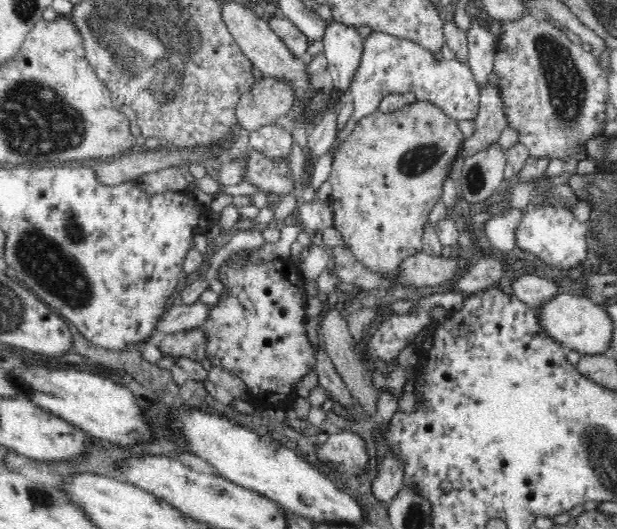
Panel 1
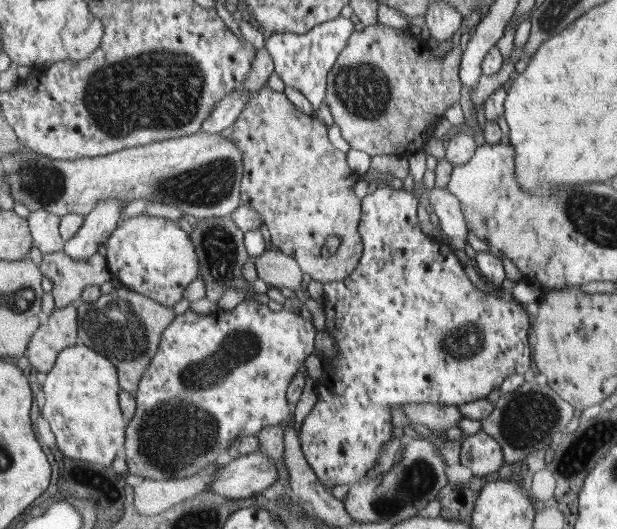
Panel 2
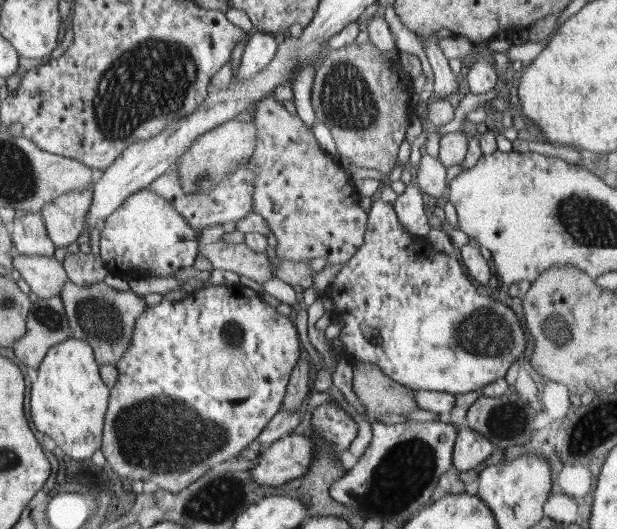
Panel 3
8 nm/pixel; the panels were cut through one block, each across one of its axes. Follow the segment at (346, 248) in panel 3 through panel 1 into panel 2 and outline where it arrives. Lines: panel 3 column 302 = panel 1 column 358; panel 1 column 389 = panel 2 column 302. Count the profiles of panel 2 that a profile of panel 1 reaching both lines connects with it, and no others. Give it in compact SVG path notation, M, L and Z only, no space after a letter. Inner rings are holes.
M269 87L262 88L262 90L256 92L248 102L246 106L242 108L242 112L238 115L236 122L233 124L233 132L230 135L230 140L235 142L236 147L240 149L243 154L243 180L242 188L240 189L240 198L242 204L252 207L258 211L264 224L268 227L271 234L272 242L278 247L278 251L282 251L284 254L291 256L296 260L301 268L302 272L310 274L311 278L318 280L322 283L328 283L332 281L339 281L345 279L359 264L359 260L363 256L363 239L362 235L358 234L358 222L360 221L360 198L356 196L354 192L354 186L358 182L358 173L356 176L352 176L352 170L350 170L350 182L348 182L348 164L346 164L346 153L338 152L330 142L328 142L328 136L326 136L326 126L318 120L317 116L306 115L296 110L294 104L288 100L288 97L283 92L274 92ZM328 236L338 236L340 239L340 246L336 253L332 256L325 258L321 256L320 250L326 242Z

